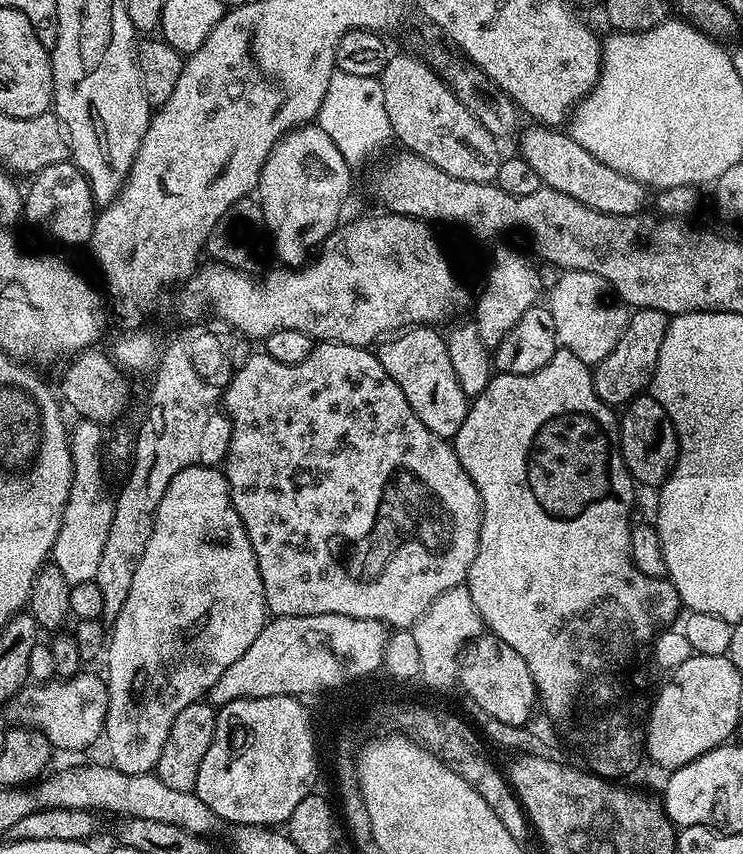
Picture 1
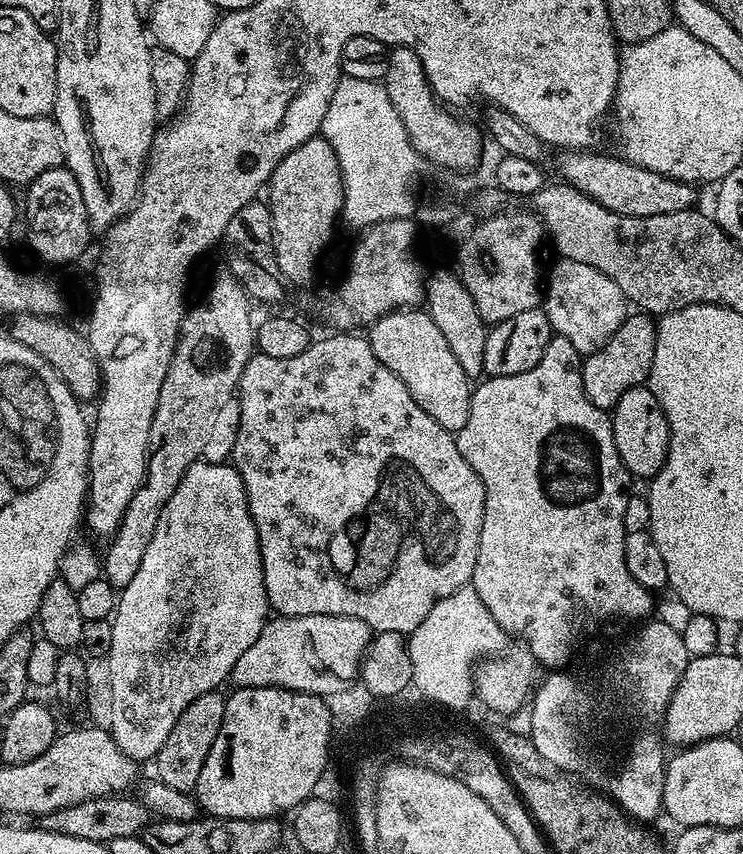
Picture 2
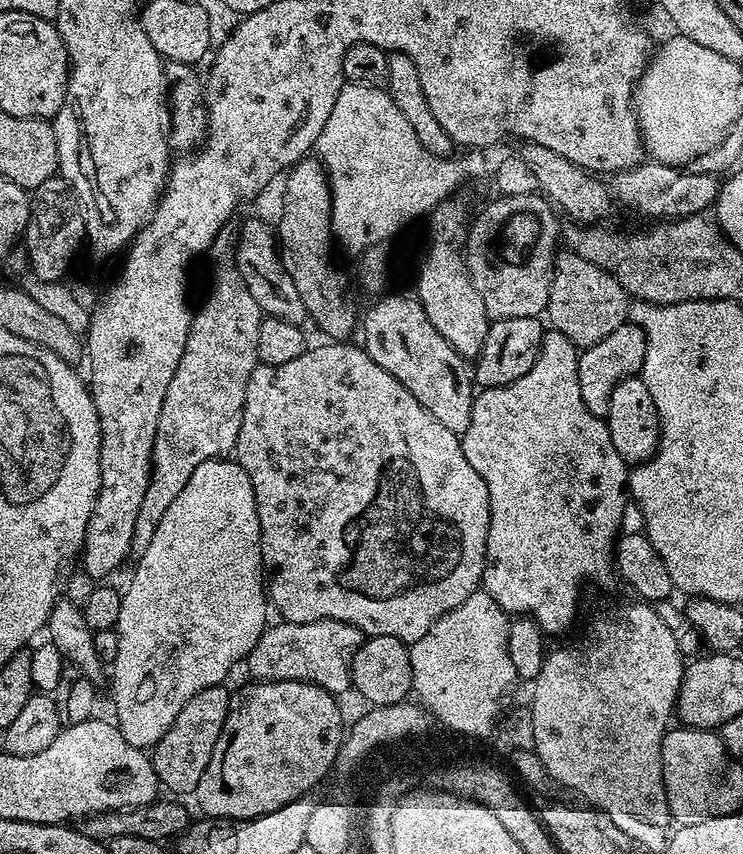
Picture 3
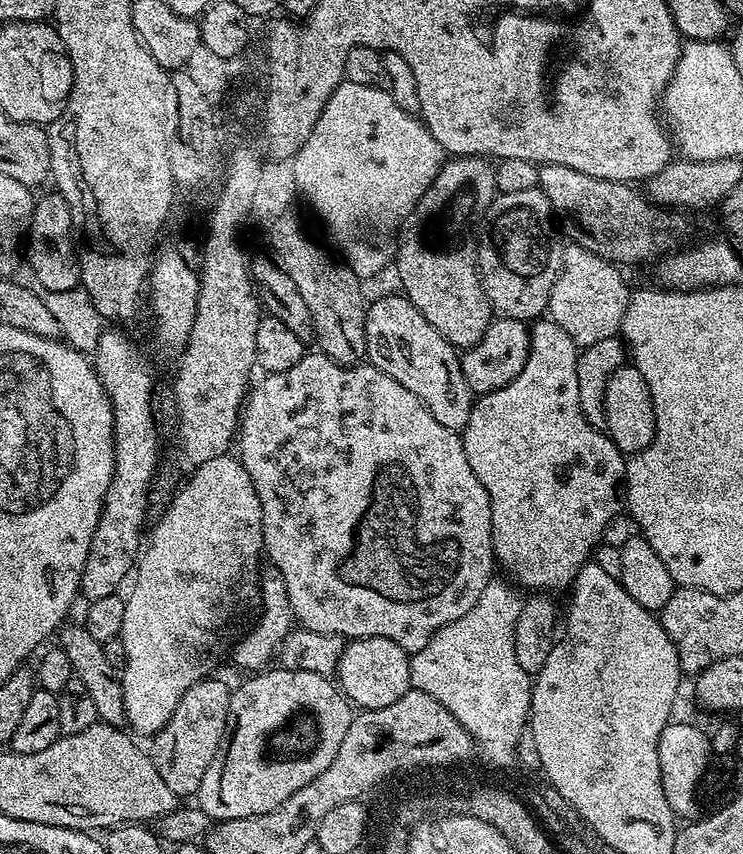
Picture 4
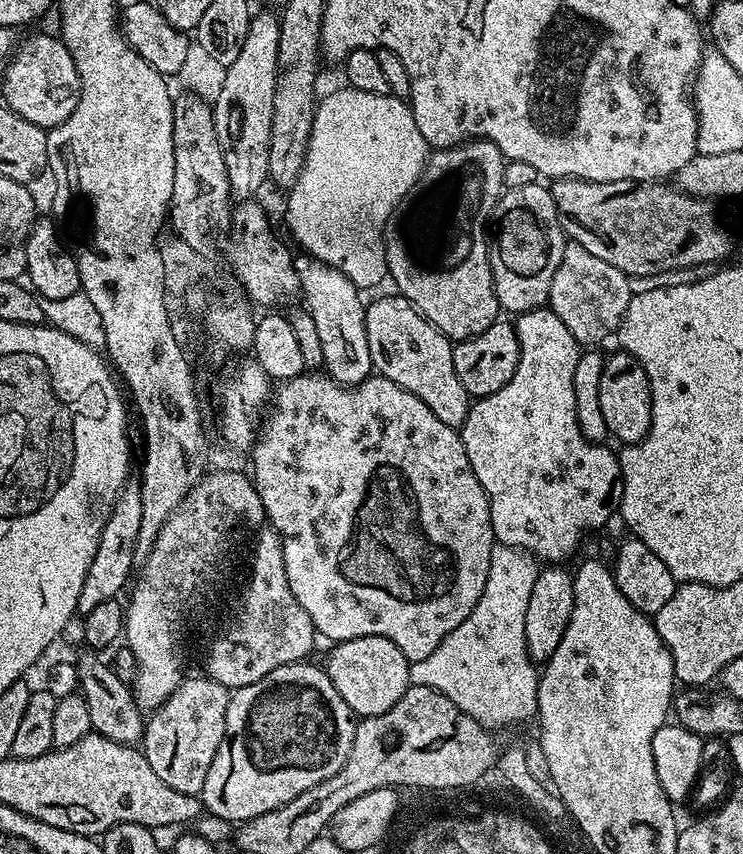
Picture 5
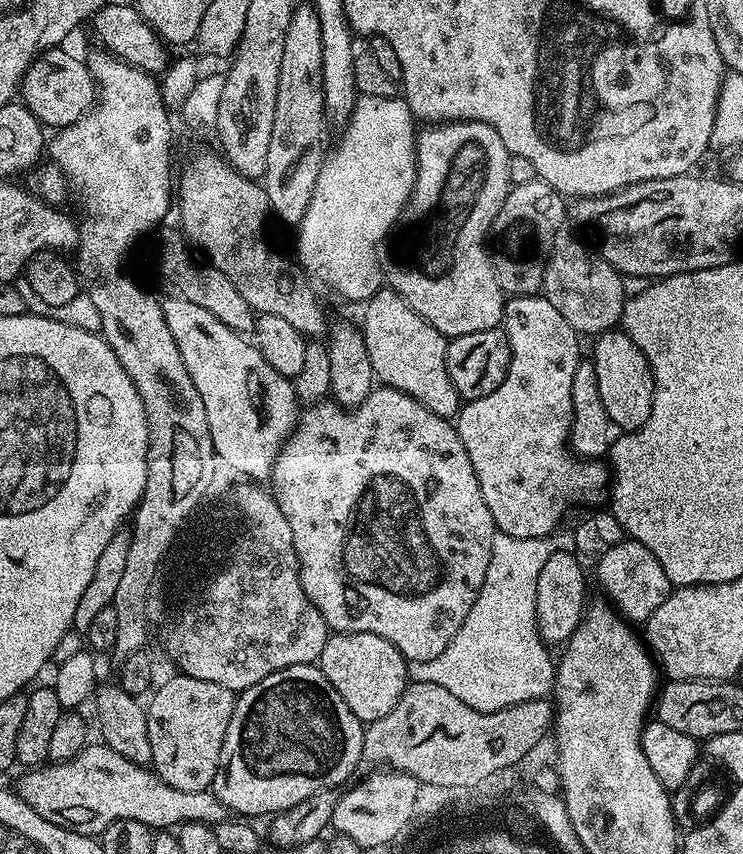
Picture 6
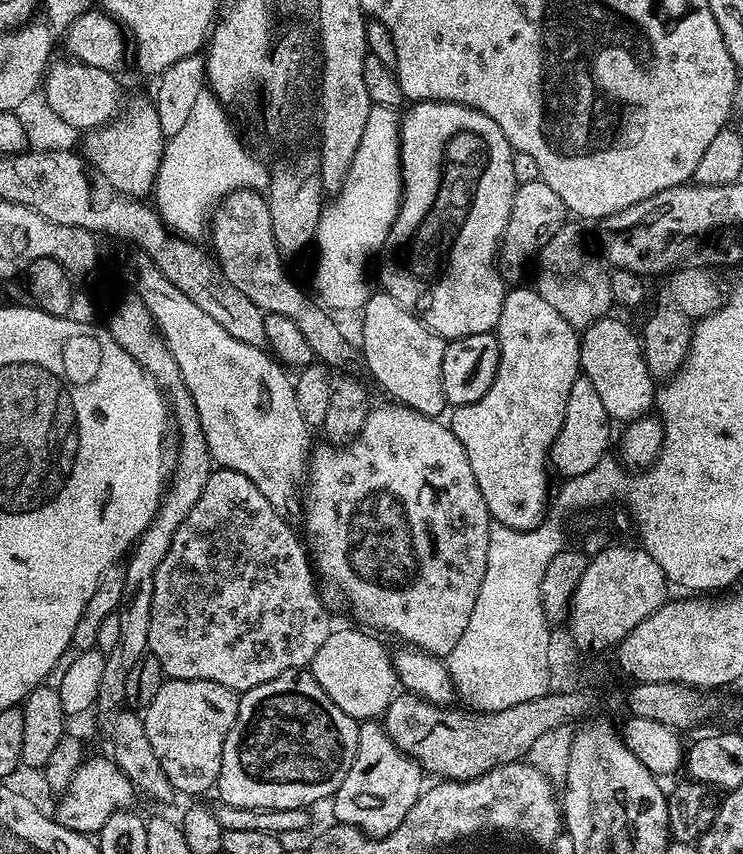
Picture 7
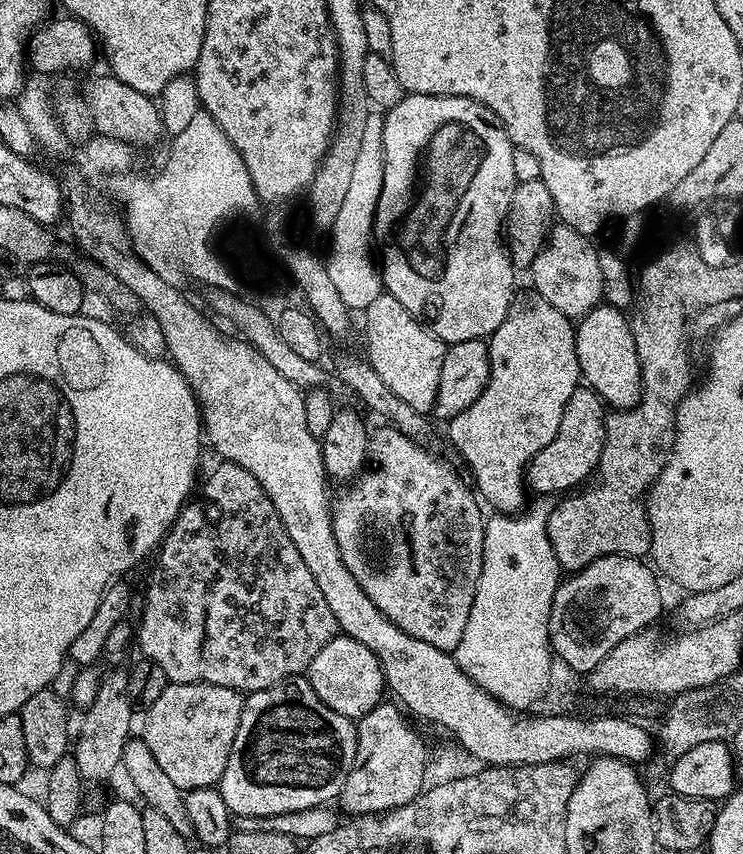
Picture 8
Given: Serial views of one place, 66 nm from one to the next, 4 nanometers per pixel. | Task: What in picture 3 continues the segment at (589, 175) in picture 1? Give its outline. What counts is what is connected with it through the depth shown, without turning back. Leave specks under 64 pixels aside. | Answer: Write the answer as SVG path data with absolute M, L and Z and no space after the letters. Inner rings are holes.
M641 162L625 172L614 172L610 176L610 191L617 205L625 204L644 216L656 216L652 218L664 222L707 213L707 208L709 211L715 205L720 185L721 181L713 173L693 172L655 162Z

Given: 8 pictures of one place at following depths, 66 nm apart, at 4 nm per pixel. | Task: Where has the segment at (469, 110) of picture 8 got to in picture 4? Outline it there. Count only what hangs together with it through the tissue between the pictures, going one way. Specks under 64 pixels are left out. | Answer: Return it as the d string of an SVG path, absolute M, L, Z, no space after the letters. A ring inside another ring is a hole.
M458 156L445 159L440 173L426 194L412 208L412 213L404 220L398 232L398 243L394 248L394 268L400 279L403 295L418 306L418 310L452 343L457 350L473 348L480 341L482 334L492 324L494 313L484 293L480 281L480 271L476 269L474 251L474 233L484 219L485 210L492 205L498 193L496 191L496 170L491 159L482 156Z

